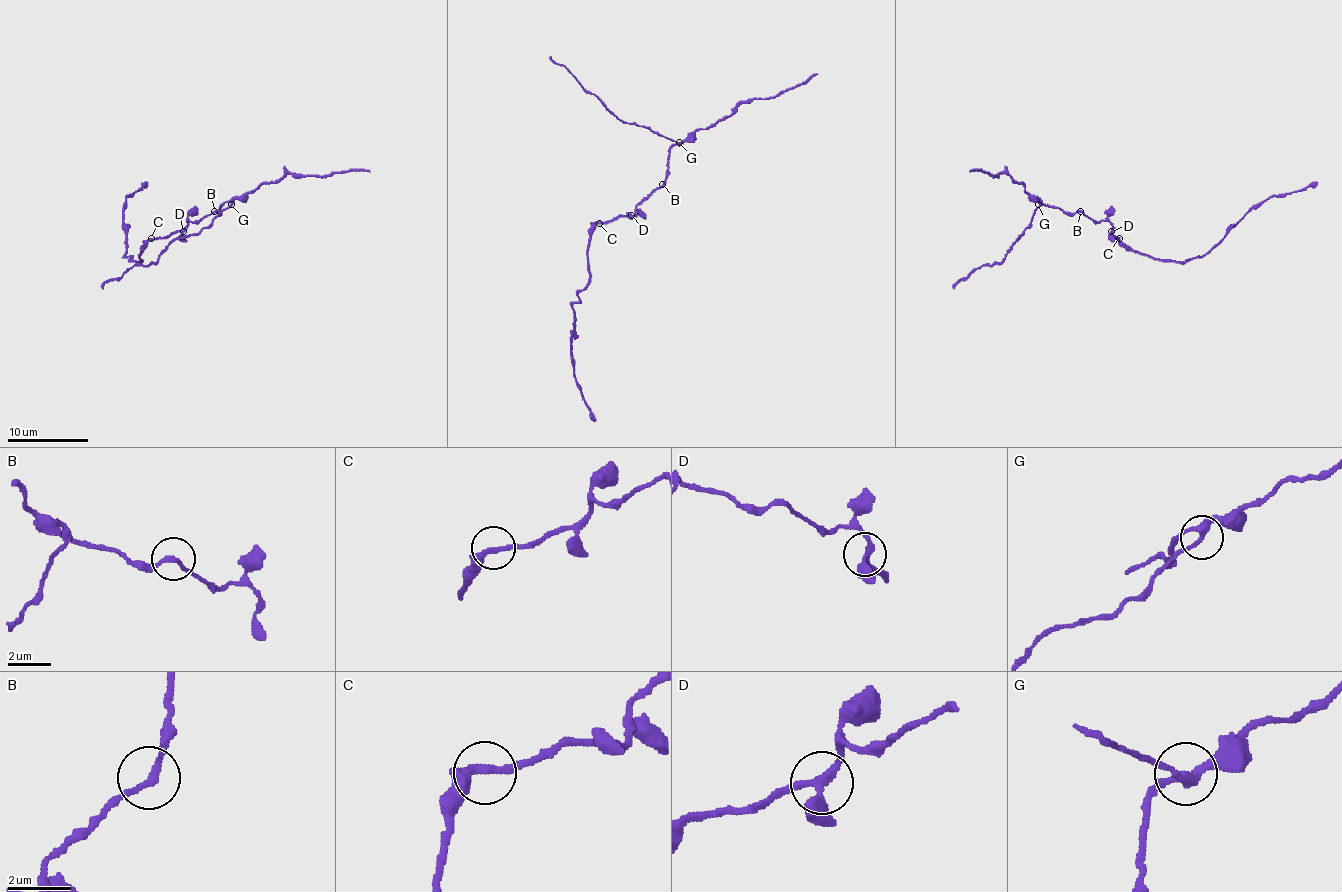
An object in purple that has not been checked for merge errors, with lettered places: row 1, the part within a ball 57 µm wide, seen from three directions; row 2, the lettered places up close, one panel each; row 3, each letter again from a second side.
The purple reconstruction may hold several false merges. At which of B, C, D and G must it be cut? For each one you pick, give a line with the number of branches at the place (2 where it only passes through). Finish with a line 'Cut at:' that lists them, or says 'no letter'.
Cut at: no letter

